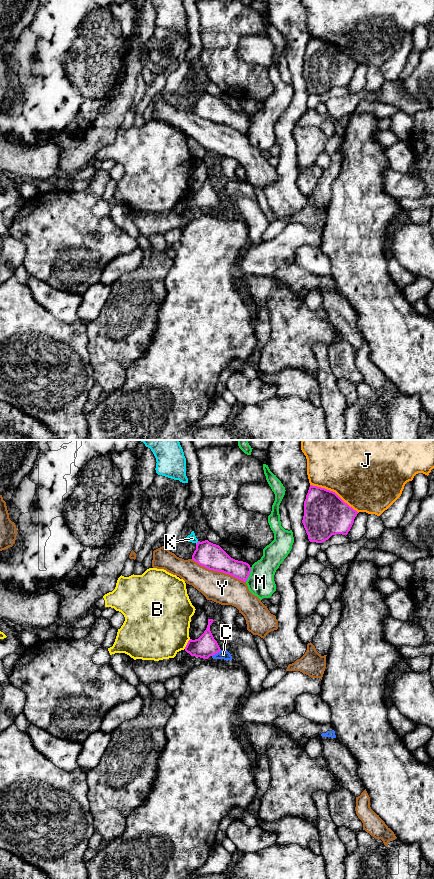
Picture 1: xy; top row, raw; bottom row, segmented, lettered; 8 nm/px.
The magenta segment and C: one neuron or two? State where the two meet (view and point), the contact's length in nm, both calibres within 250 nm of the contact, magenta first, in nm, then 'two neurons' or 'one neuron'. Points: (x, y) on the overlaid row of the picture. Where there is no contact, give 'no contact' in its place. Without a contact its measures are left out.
xy (216, 653) | 90 nm | 180/80 nm | two neurons

